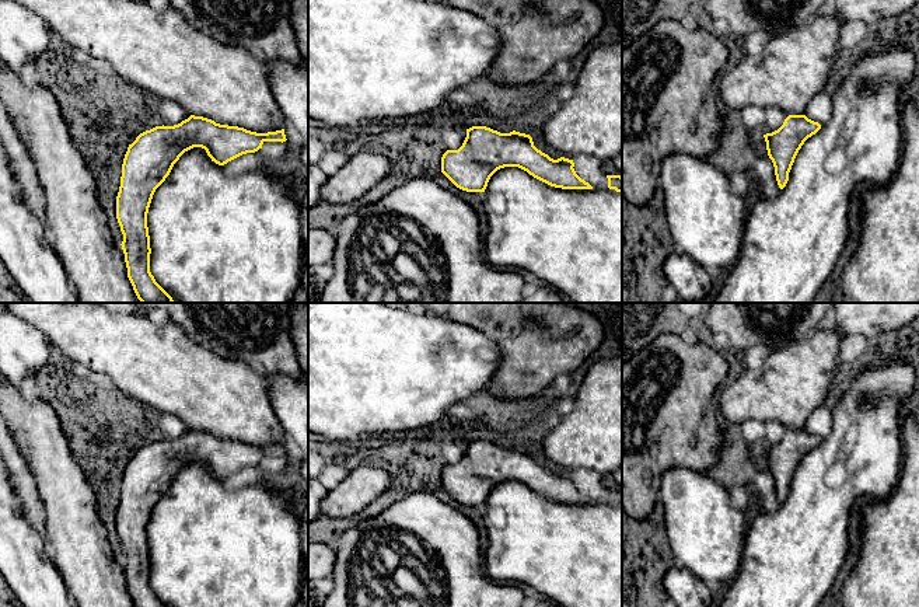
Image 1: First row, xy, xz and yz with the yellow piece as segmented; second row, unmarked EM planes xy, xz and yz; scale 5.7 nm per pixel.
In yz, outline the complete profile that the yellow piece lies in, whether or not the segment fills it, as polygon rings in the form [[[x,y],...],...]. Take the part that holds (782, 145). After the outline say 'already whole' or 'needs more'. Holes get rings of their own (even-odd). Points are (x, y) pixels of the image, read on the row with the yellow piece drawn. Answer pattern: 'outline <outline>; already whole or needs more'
outline [[[789,115],[778,130],[763,135],[780,189],[789,181],[789,172],[799,150],[820,129],[821,125],[806,115]]]; already whole

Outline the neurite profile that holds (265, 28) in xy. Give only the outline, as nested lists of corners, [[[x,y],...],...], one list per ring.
[[[168,0],[198,31],[265,60],[308,66],[297,45],[291,0]]]

